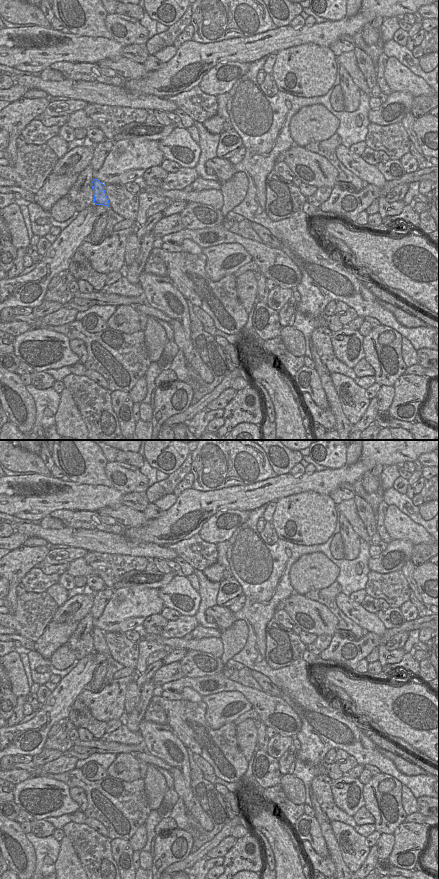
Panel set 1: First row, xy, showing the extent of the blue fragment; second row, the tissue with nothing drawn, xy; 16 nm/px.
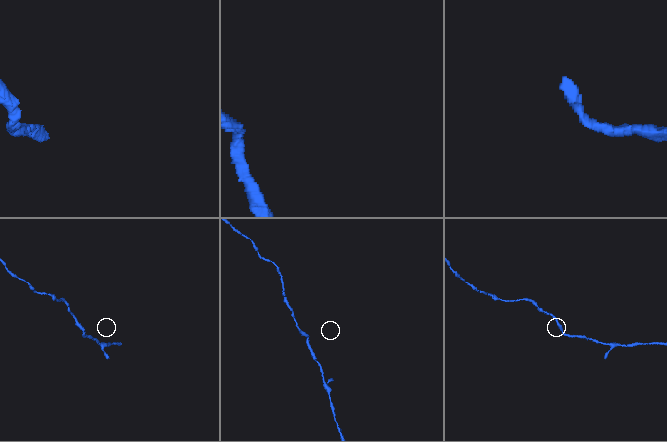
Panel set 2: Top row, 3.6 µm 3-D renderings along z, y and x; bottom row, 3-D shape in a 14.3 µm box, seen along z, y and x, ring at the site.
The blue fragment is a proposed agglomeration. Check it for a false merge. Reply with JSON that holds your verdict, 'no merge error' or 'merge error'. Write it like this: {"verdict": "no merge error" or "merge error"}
{"verdict": "no merge error"}

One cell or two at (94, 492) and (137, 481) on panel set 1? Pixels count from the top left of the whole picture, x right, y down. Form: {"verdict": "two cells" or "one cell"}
{"verdict": "two cells"}

